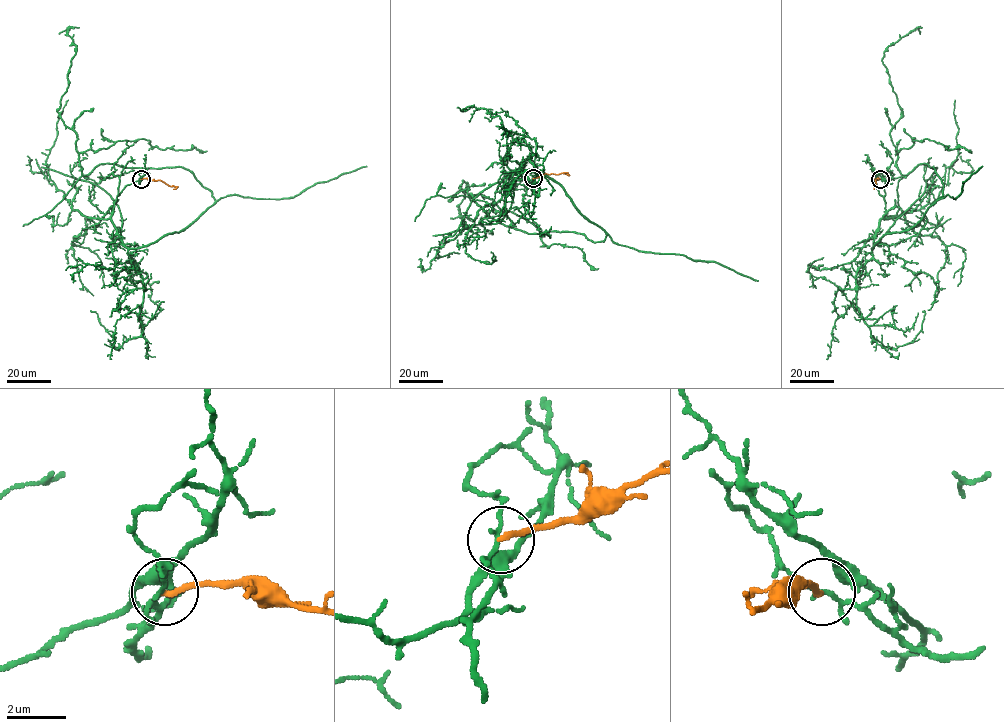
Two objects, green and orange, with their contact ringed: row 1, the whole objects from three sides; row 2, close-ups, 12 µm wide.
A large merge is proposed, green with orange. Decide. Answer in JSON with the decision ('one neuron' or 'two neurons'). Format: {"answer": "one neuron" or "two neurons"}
{"answer": "two neurons"}

